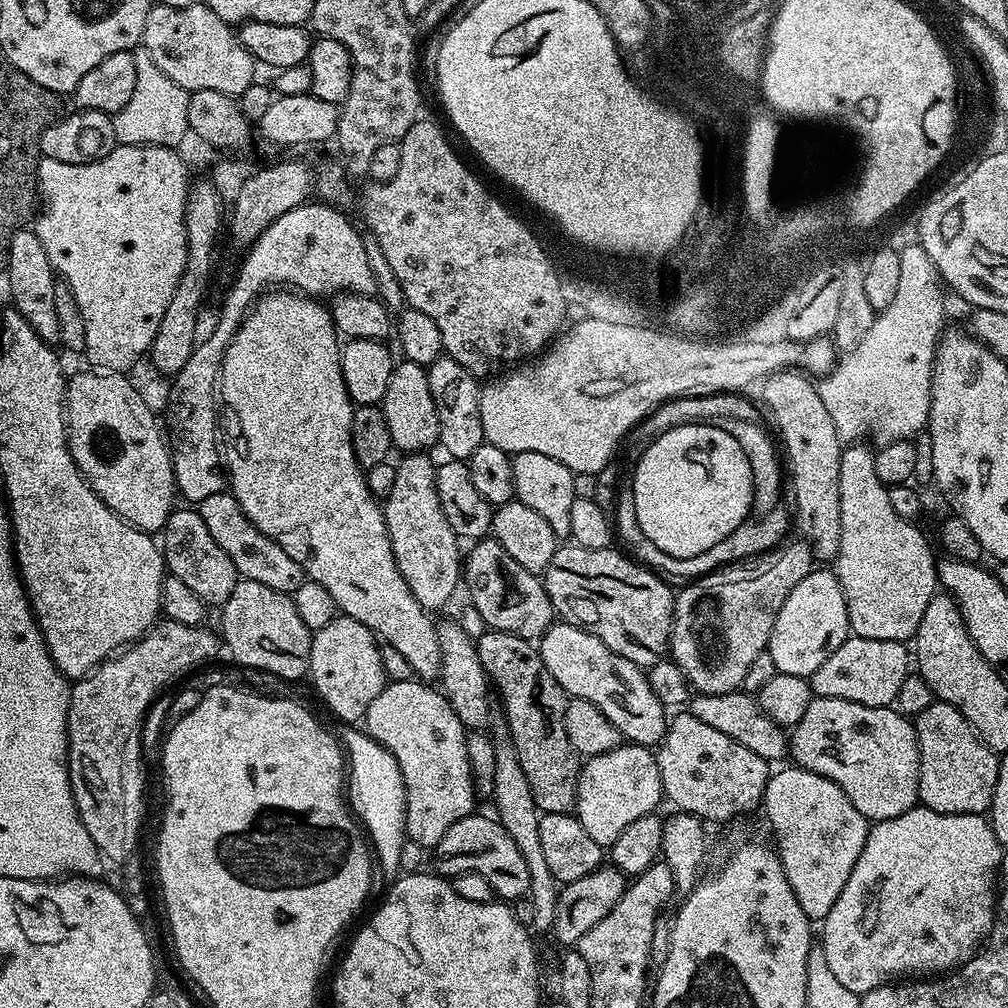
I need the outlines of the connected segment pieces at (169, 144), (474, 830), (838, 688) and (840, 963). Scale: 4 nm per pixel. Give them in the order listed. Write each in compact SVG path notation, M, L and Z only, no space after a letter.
M147 52L135 53L138 66L138 82L134 82L134 94L120 112L112 116L117 145L153 144L163 148L176 148L189 135L188 98L190 93L178 86L148 57Z
M467 816L454 822L454 826L450 826L446 834L442 834L434 849L435 871L445 878L456 876L459 872L482 874L482 878L490 882L493 893L501 901L515 902L530 893L530 869L526 866L526 858L522 858L522 850L518 850L514 838L506 834L499 820L488 816Z
M849 635L846 642L842 642L842 646L838 646L838 650L834 650L834 654L830 654L830 658L826 658L826 662L822 662L822 666L818 666L818 670L814 670L814 674L810 677L812 691L816 696L825 696L826 698L842 698L850 702L858 702L862 706L874 706L875 708L886 708L895 705L898 689L901 688L904 679L910 675L910 652L908 652L903 643L898 640L879 640L878 638L862 638L861 636Z
M917 806L906 810L906 814L898 814L898 818L875 821L869 827L866 846L862 846L862 854L858 854L858 862L854 862L854 870L850 870L850 878L846 878L846 886L842 886L842 894L838 894L838 902L830 906L830 914L822 922L822 928L824 928L822 950L826 954L826 963L830 965L834 978L838 978L838 982L842 982L846 990L863 994L875 988L881 988L882 985L895 981L897 978L924 978L929 974L944 974L972 959L987 940L988 933L992 931L992 924L996 921L1001 859L1002 849L998 838L994 834L991 823L983 815L938 814L929 808Z

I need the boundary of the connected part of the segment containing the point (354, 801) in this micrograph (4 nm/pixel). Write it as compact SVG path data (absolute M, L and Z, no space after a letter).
M348 726L342 735L346 760L350 767L346 772L346 800L359 823L366 829L367 839L375 855L399 857L406 839L404 831L404 779L398 762L367 731Z

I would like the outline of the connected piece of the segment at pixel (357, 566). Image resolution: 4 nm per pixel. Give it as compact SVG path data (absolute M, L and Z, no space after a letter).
M269 290L257 299L256 303L248 310L247 316L240 324L240 329L234 334L230 346L224 351L224 361L220 364L220 378L218 381L218 396L222 401L222 428L228 431L232 439L232 449L226 452L226 484L232 497L242 506L246 518L262 530L262 534L273 538L285 538L284 536L300 536L304 532L304 540L308 543L308 553L302 556L302 567L307 579L318 582L318 586L326 586L330 598L334 598L337 609L343 615L362 622L384 644L394 646L406 662L410 662L413 677L425 682L432 682L440 675L442 666L442 654L438 650L437 621L432 621L429 609L424 608L414 594L410 594L410 586L406 586L406 578L398 570L394 562L394 550L390 546L390 534L386 530L384 521L384 509L381 501L372 495L368 488L365 469L361 468L354 454L352 445L352 414L354 405L350 394L346 390L346 382L342 378L342 366L340 365L341 337L338 335L331 311L324 308L319 299L305 296L296 290Z

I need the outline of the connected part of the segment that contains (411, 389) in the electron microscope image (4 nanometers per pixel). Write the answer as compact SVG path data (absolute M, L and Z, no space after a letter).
M401 359L390 374L390 383L382 401L386 426L390 426L393 449L400 454L427 453L436 448L440 439L438 410L434 406L434 394L430 394L428 370L423 364Z

